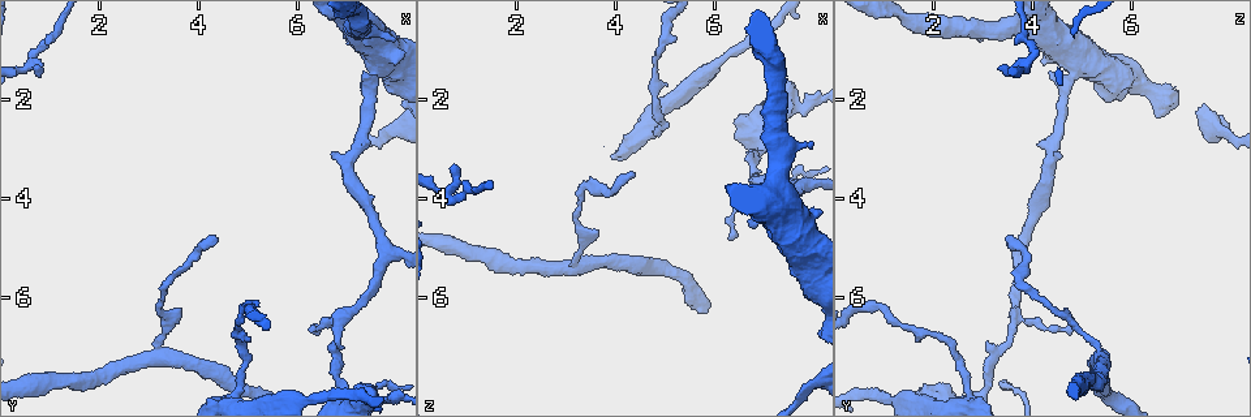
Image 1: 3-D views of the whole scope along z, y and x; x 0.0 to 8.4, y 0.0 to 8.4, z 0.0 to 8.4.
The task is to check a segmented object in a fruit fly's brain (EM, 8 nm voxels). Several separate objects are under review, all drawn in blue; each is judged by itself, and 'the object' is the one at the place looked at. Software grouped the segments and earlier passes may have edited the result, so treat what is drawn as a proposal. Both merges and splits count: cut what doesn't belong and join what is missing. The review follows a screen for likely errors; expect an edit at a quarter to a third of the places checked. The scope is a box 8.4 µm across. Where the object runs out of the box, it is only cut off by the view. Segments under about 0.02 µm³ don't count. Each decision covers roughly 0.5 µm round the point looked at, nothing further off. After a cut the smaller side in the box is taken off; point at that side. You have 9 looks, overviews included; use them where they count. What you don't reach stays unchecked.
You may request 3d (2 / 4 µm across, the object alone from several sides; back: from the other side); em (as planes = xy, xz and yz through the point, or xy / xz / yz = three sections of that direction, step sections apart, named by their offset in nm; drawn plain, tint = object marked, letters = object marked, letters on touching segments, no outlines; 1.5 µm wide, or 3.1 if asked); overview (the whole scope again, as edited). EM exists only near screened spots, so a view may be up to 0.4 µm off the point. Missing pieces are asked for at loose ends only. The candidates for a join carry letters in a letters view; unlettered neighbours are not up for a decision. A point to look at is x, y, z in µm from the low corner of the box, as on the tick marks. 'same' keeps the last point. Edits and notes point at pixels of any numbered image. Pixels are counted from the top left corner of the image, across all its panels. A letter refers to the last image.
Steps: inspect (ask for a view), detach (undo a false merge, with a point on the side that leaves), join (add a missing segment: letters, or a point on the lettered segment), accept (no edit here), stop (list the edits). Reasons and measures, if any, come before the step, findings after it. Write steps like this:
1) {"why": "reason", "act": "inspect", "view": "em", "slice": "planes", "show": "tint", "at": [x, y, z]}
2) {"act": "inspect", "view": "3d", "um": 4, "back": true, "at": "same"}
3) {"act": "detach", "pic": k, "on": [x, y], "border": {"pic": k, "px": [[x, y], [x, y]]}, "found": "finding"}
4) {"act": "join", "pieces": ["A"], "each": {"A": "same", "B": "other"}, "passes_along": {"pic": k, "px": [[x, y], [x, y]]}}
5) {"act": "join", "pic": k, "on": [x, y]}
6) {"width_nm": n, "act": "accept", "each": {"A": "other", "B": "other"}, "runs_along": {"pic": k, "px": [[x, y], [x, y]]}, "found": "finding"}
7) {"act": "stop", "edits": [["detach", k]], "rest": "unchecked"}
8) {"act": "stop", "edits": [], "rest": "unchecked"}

{"why": "branch stops here", "act": "inspect", "view": "3d", "um": 2, "at": [6.30, 6.65, 4.80]}

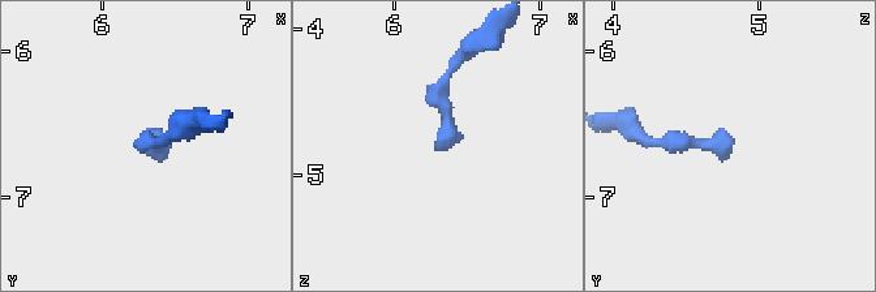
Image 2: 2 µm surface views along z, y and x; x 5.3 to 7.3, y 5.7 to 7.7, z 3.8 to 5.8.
{"act": "inspect", "view": "em", "slice": "xz", "step": 8, "show": "plain", "at": [6.30, 6.58, 4.82]}

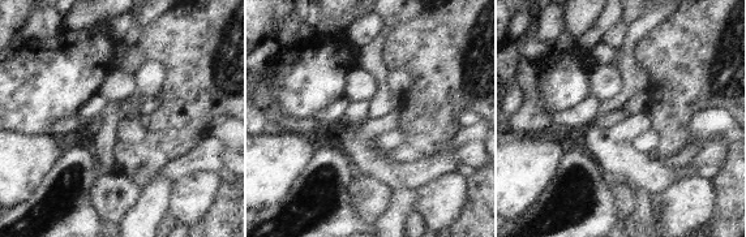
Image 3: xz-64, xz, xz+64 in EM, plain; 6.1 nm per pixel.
{"why": "see the neighbours", "act": "inspect", "view": "em", "slice": "xz", "step": 8, "show": "letters", "at": "same"}

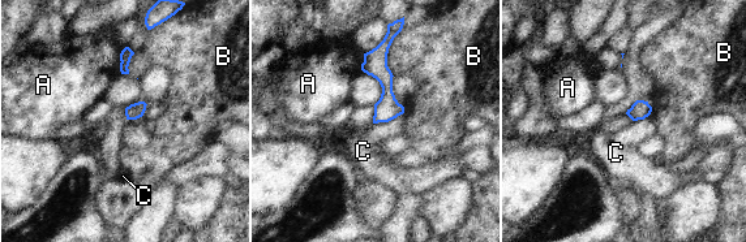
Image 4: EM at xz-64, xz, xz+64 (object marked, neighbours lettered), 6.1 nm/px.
{"act": "accept", "each": {"A": "other", "B": "other", "C": "other"}, "border": {"pic": 4, "px": [[402, 113], [387, 121], [373, 124]]}, "found": "none of them fits"}

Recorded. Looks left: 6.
{"why": "thin end", "act": "inspect", "view": "3d", "um": 4, "back": true, "at": [4.45, 4.85, 3.45]}

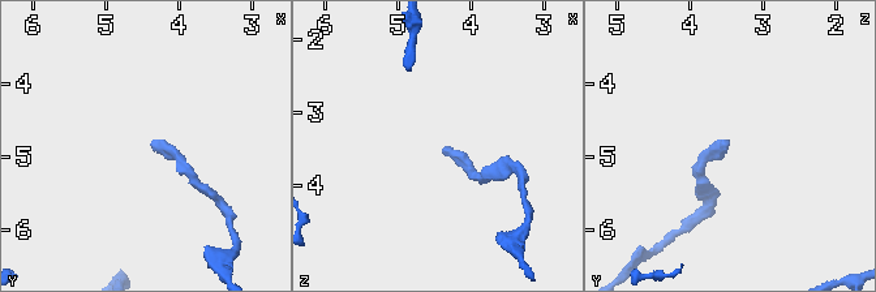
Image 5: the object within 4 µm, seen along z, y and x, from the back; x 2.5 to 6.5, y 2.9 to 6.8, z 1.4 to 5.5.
{"why": "now the EM", "act": "inspect", "view": "em", "slice": "planes", "show": "letters", "at": [4.40, 4.85, 3.50]}

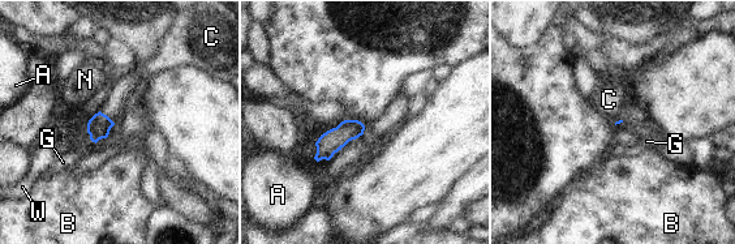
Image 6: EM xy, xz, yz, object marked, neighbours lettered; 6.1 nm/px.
{"act": "join", "pieces": ["C"], "each": {"A": "other", "B": "other", "C": "same", "G": "other", "N": "other", "W": "other"}, "passes_along": {"pic": 6, "px": [[99, 125], [107, 116], [124, 84]]}, "found": "it goes on there"}

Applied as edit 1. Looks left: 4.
{"why": "redraw", "act": "inspect", "view": "overview"}

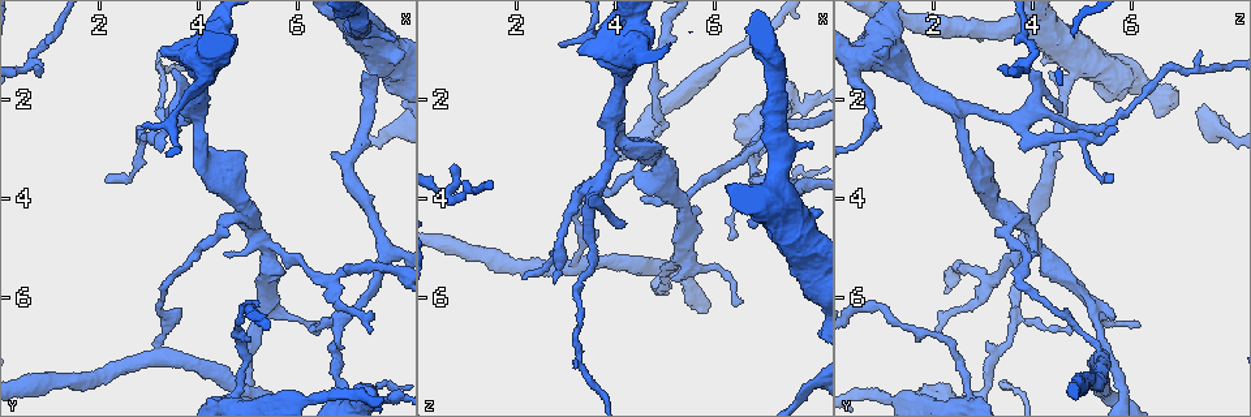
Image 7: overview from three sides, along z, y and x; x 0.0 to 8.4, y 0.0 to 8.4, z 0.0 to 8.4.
{"why": "branch stops here", "act": "inspect", "view": "3d", "um": 4, "at": [7.50, 6.70, 2.15]}

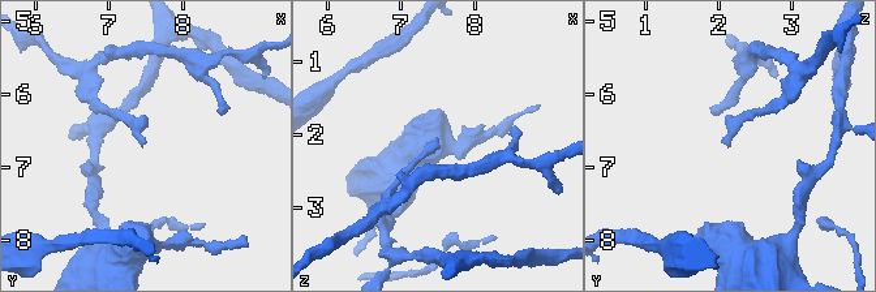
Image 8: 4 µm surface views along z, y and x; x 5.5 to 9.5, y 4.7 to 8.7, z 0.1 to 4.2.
{"act": "inspect", "view": "em", "slice": "xy", "step": 4, "show": "tint", "at": [7.50, 6.70, 2.10]}

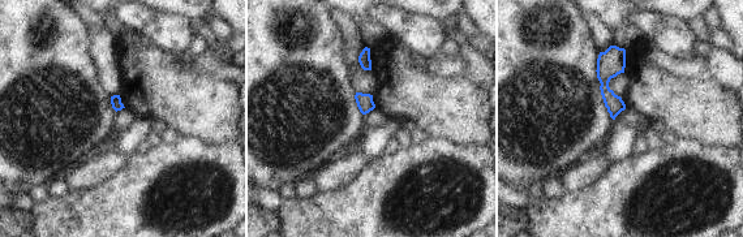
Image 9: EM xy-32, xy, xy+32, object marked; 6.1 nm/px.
{"act": "inspect", "view": "em", "slice": "planes", "show": "letters", "at": "same"}

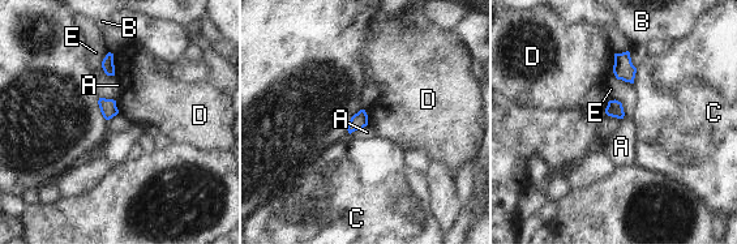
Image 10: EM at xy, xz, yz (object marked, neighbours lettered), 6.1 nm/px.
{"width_nm": 100, "act": "accept", "each": {"A": "other", "B": "other", "C": "other", "D": "other", "E": "other"}, "border": {"pic": 10, "px": [[615, 99], [621, 103], [622, 119]]}, "found": "none of them fits"}

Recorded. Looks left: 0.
{"act": "stop", "edits": [["join", 6]], "rest": "unchecked"}

